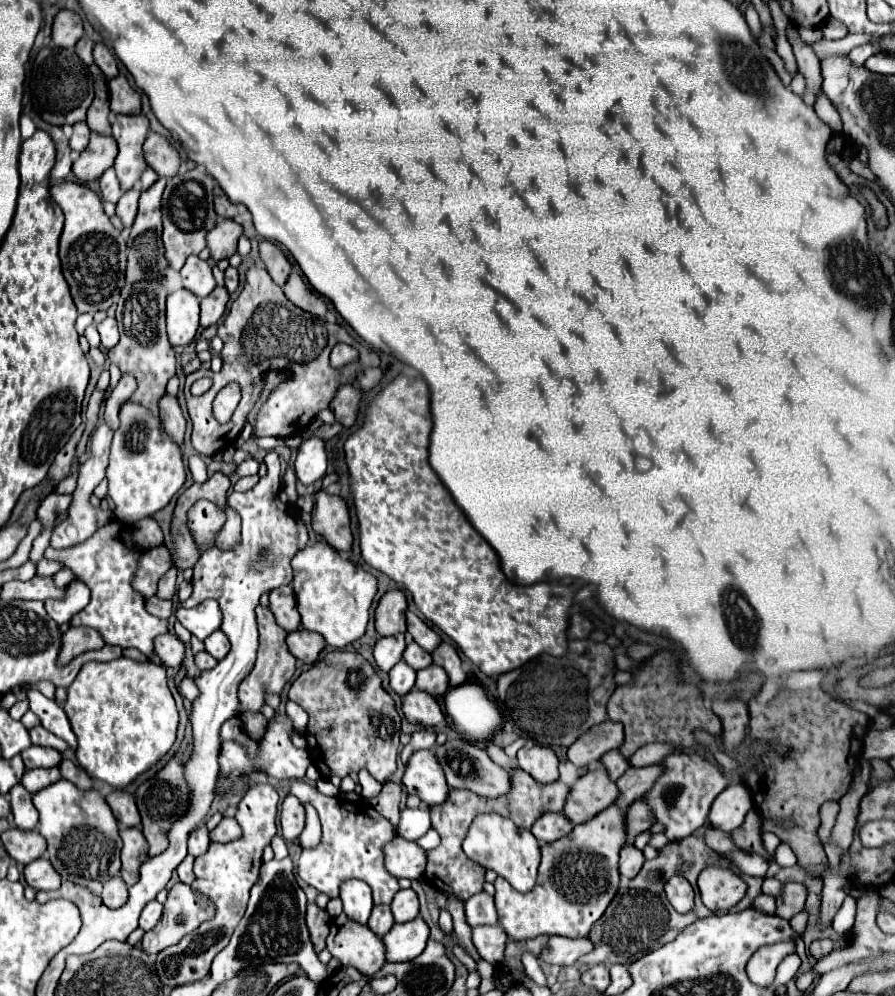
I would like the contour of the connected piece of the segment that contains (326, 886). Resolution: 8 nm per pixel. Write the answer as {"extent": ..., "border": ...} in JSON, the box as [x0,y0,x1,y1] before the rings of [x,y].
{"extent":[291,781,399,903],"border":[[[291,781],[291,793],[301,801],[301,803],[311,803],[321,819],[323,827],[323,839],[319,847],[315,849],[305,849],[299,857],[297,873],[299,877],[327,893],[329,897],[339,897],[339,885],[347,879],[361,879],[369,883],[373,889],[373,901],[379,903],[391,903],[395,893],[399,891],[397,879],[387,873],[383,865],[383,847],[395,837],[393,825],[387,823],[383,815],[379,815],[365,799],[359,799],[359,803],[347,803],[341,797],[325,797],[323,793],[317,791],[317,787],[305,783],[305,781]]]}

